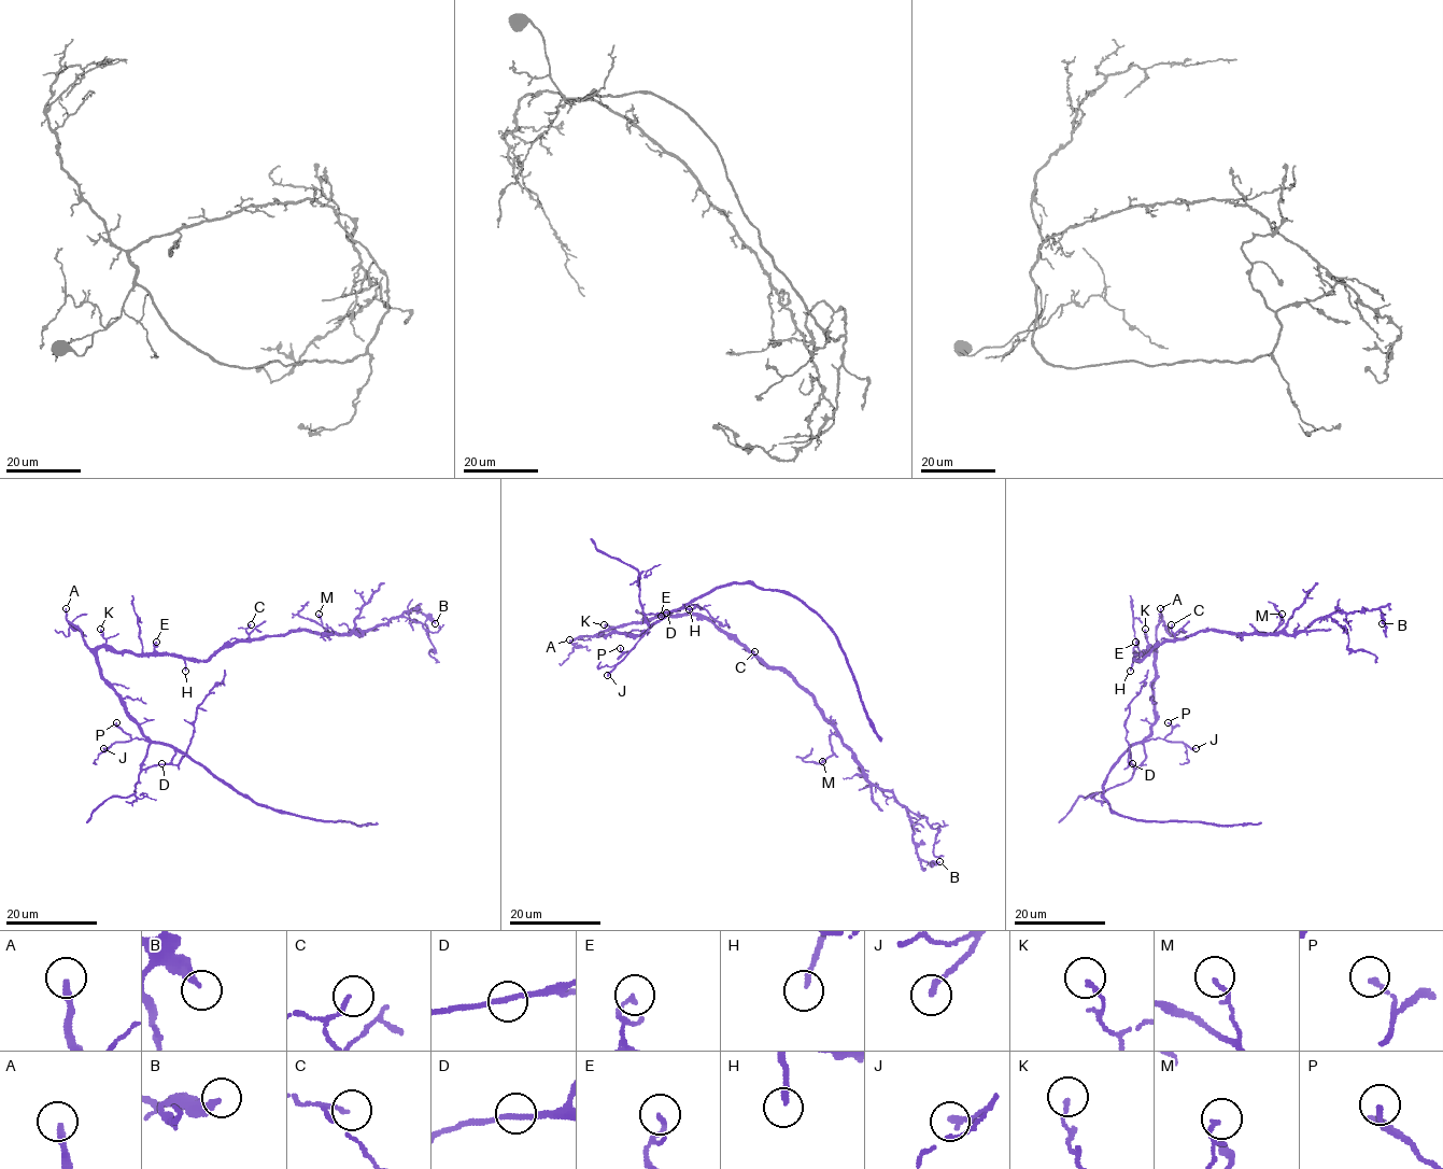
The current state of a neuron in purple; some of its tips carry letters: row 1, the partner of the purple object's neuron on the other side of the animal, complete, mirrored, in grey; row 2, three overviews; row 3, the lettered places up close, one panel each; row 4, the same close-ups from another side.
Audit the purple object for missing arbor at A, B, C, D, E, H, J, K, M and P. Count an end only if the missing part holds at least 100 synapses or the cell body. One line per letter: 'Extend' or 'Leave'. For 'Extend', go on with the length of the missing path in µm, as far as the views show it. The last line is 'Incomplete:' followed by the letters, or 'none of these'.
A: Extend. Missing length about 50 µm
B: Leave
C: Leave
D: Leave
E: Leave
H: Leave
J: Leave
K: Leave
M: Leave
P: Leave
Incomplete: A

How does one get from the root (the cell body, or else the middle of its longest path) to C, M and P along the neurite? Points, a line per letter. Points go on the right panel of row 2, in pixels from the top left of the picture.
C: (1146, 650), (1134, 658), (1141, 660), (1153, 647), (1172, 641), (1175, 635), (1171, 624)
M: (1146, 650), (1134, 658), (1141, 660), (1161, 643), (1200, 631), (1251, 634), (1255, 628), (1272, 633), (1282, 614)
P: (1146, 650), (1150, 647), (1154, 651), (1155, 665), (1155, 722), (1149, 737), (1164, 738), (1171, 731), (1168, 722)

